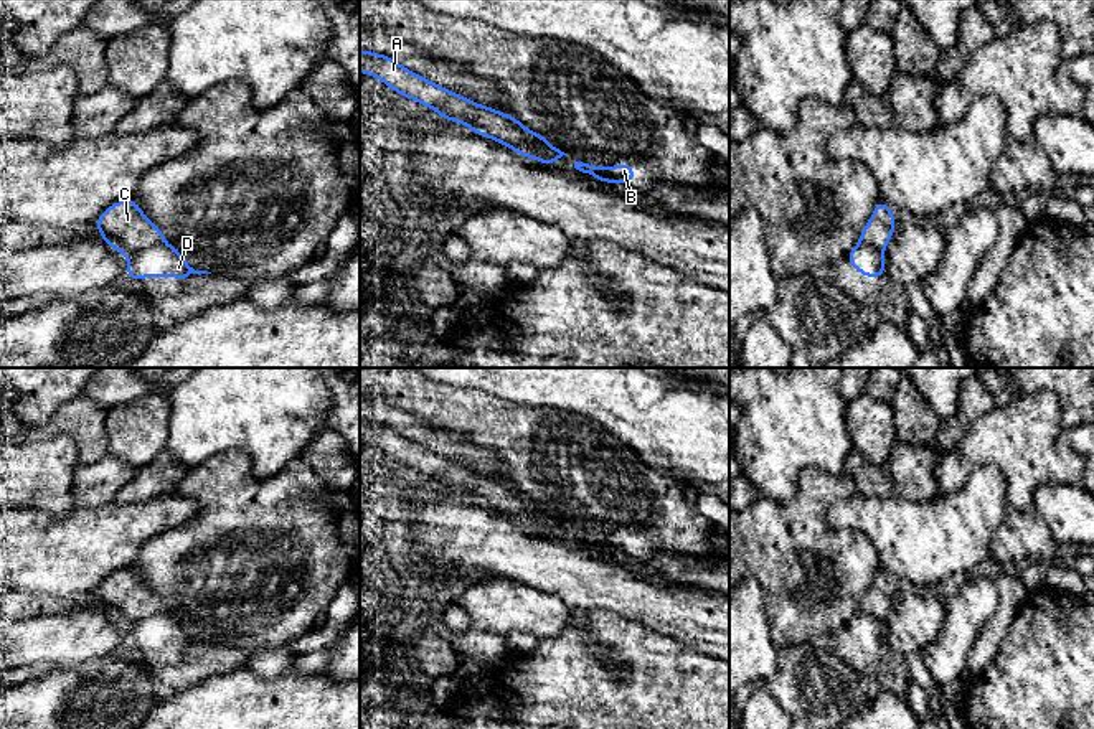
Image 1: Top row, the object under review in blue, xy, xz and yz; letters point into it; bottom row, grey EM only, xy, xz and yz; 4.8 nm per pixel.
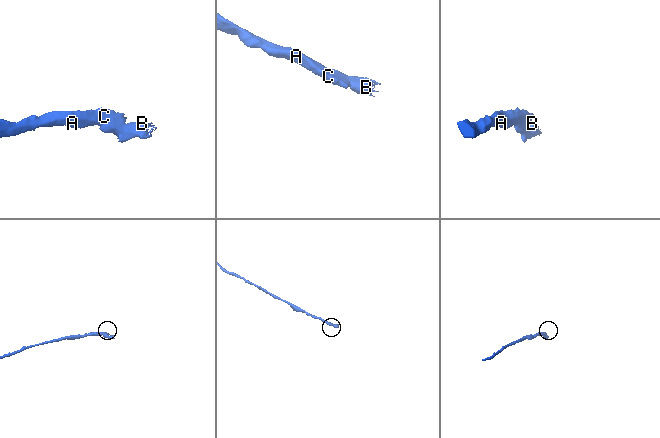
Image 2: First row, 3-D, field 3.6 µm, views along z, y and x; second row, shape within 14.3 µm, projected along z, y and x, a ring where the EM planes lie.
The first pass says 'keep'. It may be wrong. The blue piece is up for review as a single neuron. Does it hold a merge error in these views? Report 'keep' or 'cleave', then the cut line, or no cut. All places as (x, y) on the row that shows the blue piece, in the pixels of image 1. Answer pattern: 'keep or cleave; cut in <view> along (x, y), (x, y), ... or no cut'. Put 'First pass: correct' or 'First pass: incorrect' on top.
First pass: incorrect
cleave; cut in xz along (502, 114), (528, 141), (546, 144)

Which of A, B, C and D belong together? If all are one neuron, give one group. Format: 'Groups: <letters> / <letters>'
Groups: A C / B D

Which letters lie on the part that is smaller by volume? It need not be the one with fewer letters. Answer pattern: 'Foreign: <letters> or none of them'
Foreign: B, D

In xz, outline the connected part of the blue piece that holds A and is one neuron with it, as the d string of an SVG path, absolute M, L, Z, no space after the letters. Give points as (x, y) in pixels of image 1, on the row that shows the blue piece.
M360 49L360 73L383 81L394 92L436 111L442 119L460 122L477 135L497 140L521 157L535 158L546 167L563 157L561 150L549 143L528 142L520 127L507 120L502 111L455 94L389 56Z

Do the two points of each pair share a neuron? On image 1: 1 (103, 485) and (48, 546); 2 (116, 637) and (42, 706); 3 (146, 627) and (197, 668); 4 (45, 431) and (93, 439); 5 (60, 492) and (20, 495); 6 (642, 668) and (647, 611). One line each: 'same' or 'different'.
1: different
2: different
3: same
4: same
5: same
6: different

